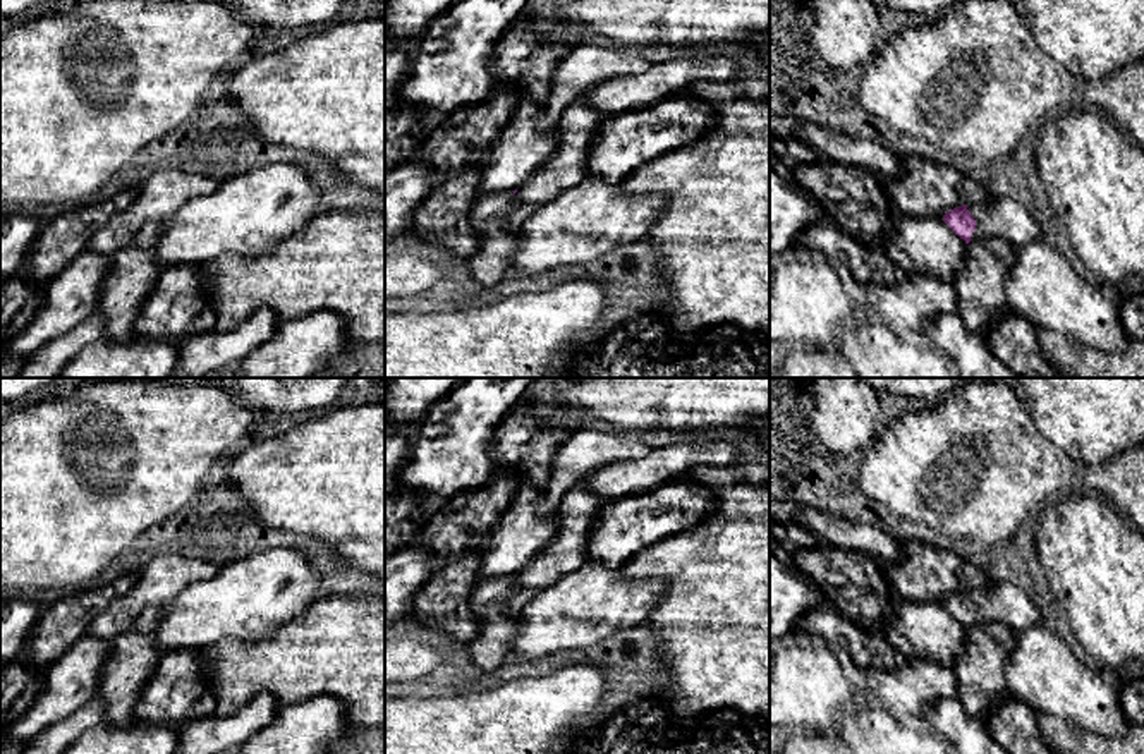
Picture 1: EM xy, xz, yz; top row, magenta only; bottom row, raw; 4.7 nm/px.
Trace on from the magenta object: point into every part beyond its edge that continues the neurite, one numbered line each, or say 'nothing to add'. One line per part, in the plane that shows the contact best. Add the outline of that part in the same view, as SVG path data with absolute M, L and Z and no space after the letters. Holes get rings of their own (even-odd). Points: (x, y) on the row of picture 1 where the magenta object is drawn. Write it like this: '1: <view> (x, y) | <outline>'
1: yz (1005, 218) | M995 198L989 204L967 204L967 210L976 220L971 242L1000 237L1013 247L1020 247L1043 237L1027 210L1010 198Z

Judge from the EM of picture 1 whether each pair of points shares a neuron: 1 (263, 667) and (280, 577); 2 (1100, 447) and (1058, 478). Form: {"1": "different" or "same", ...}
{"1": "different", "2": "different"}

